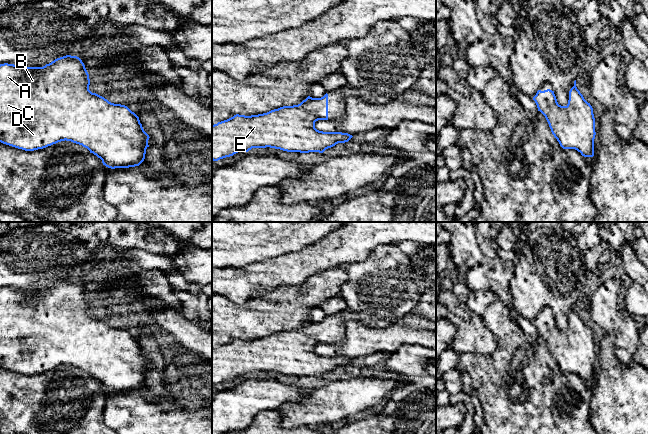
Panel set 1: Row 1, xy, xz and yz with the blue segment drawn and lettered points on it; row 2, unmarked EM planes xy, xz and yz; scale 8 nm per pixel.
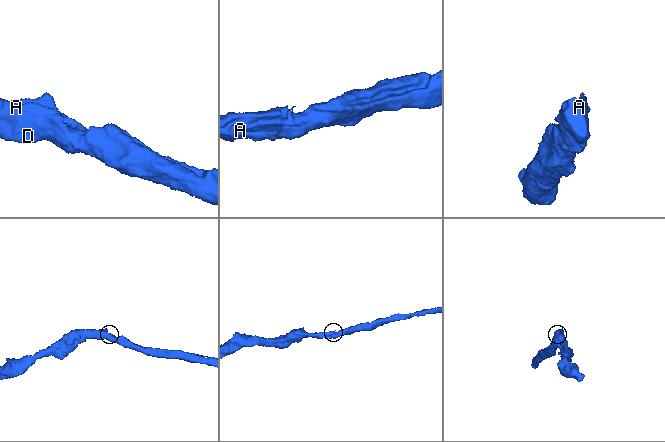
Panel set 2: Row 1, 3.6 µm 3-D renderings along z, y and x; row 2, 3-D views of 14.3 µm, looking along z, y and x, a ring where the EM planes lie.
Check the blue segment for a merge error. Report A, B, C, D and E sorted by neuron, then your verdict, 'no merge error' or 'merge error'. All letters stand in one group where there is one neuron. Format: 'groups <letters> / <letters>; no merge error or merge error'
groups A B C D E; no merge error

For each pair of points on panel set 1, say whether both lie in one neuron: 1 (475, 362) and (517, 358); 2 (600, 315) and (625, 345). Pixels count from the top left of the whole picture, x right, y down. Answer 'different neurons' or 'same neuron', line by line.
1: same neuron
2: same neuron

